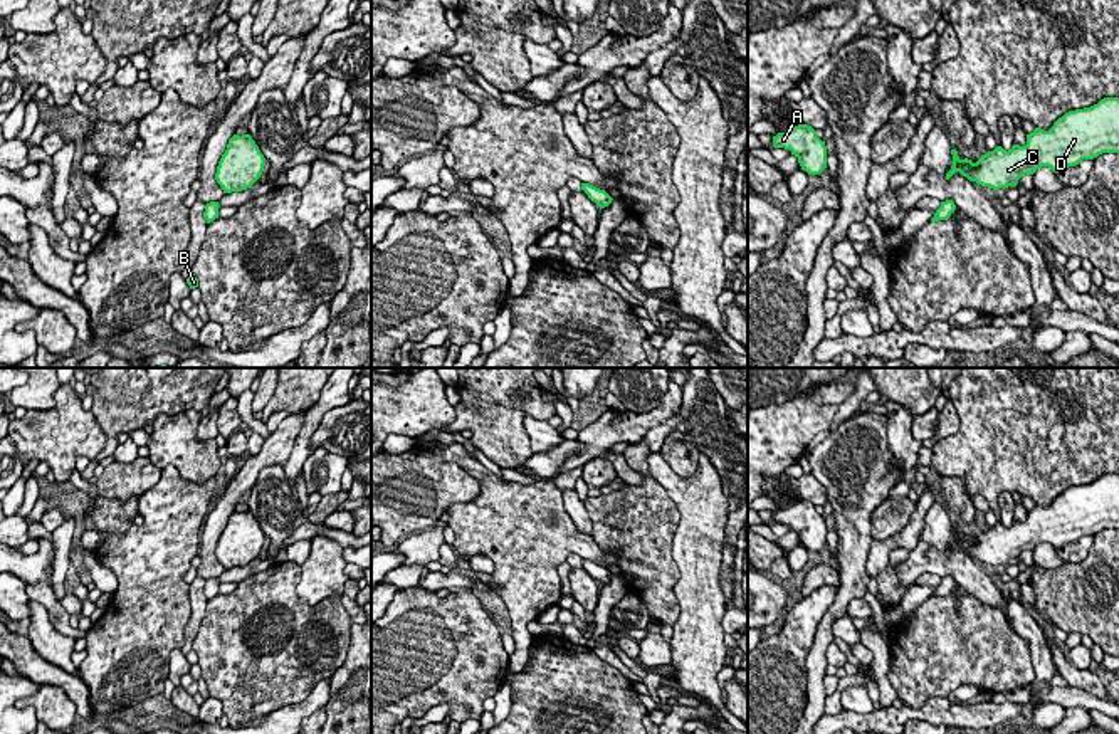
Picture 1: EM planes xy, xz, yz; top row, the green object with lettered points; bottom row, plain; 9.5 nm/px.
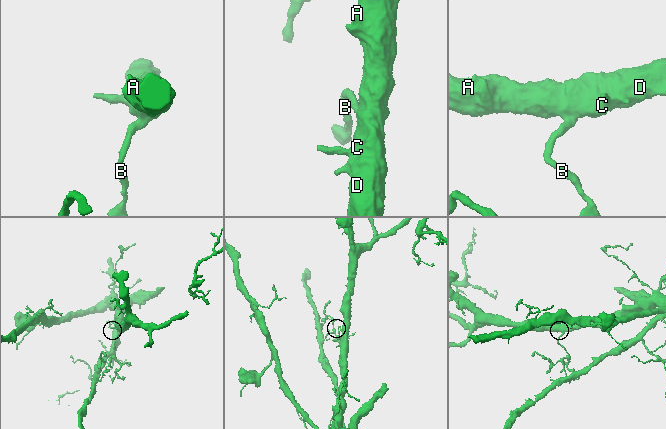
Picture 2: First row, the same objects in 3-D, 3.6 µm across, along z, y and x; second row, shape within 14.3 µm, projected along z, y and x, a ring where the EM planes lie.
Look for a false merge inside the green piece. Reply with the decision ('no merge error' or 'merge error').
merge error

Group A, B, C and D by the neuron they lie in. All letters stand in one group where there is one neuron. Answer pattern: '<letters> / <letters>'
A C D / B

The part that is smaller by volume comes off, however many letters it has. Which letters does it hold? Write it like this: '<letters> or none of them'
B

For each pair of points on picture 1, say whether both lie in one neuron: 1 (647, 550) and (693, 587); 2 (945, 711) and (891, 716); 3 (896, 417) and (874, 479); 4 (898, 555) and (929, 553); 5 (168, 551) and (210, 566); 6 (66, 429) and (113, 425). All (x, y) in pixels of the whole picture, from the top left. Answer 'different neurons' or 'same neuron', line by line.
1: different neurons
2: same neuron
3: different neurons
4: different neurons
5: different neurons
6: different neurons

